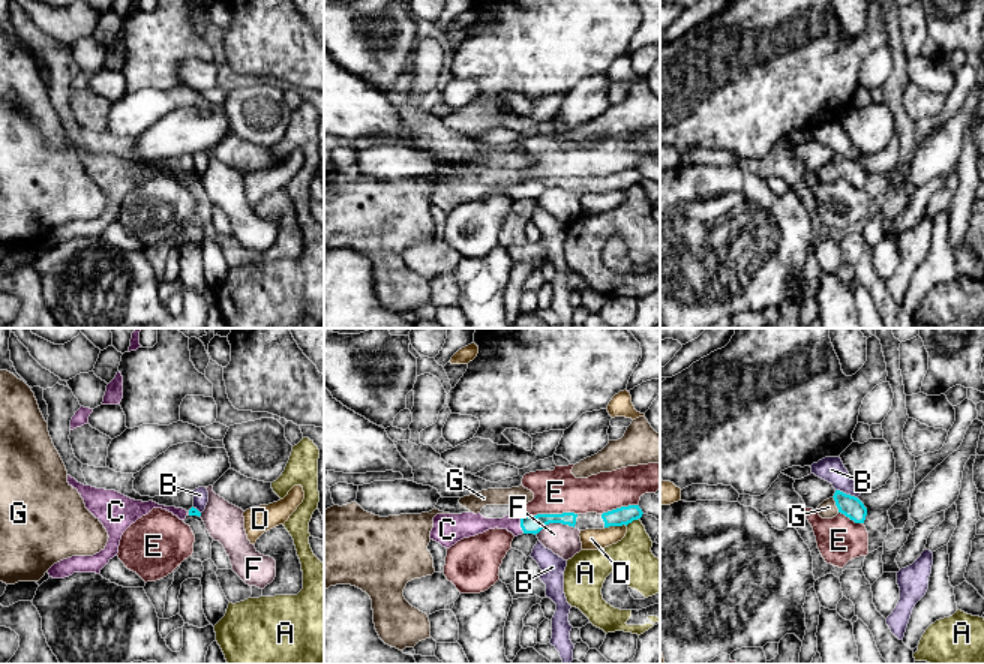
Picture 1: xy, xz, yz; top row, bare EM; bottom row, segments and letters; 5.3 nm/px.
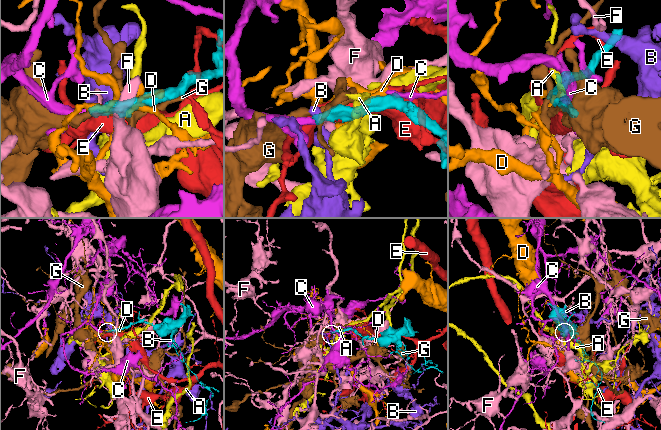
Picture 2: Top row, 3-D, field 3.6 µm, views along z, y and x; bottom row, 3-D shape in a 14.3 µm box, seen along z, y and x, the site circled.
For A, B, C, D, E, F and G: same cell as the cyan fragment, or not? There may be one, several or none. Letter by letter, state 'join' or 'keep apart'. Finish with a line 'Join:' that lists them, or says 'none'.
A: keep apart
B: keep apart
C: join
D: keep apart
E: keep apart
F: keep apart
G: keep apart
Join: C

